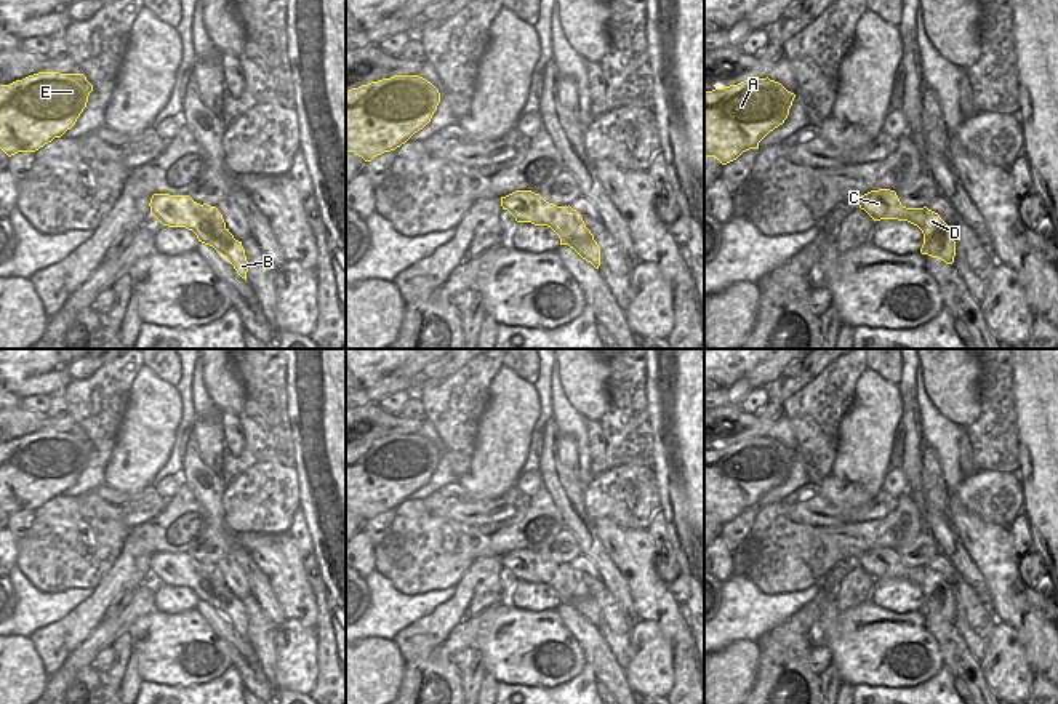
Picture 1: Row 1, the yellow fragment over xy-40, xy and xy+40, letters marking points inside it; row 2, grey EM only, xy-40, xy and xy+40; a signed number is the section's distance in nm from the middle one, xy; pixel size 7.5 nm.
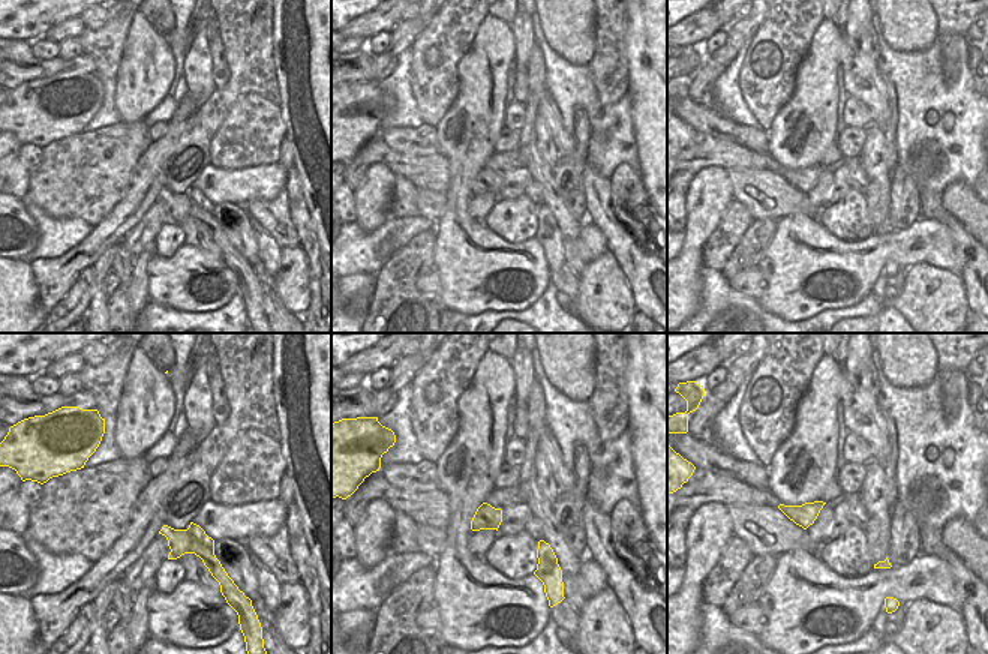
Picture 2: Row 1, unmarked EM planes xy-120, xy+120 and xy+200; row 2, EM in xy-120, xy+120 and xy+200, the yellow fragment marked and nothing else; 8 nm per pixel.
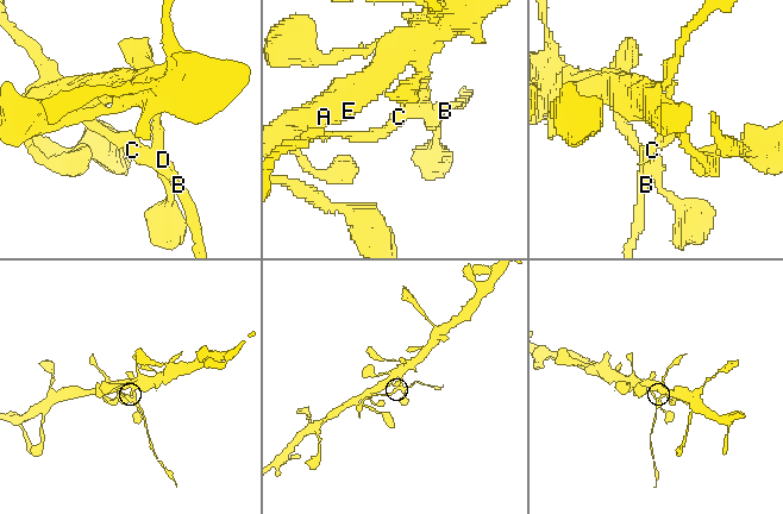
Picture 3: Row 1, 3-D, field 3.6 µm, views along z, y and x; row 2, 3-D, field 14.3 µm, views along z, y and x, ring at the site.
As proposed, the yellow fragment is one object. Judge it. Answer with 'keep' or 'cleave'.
cleave

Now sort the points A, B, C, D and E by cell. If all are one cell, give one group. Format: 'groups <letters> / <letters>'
groups A D E / B C

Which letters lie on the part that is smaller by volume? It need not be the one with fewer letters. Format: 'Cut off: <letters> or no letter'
Cut off: B, C

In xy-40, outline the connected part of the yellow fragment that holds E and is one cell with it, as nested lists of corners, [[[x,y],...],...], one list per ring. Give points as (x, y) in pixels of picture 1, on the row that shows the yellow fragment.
[[[38,72],[10,85],[0,85],[0,149],[8,155],[35,152],[70,130],[93,85],[83,74]]]

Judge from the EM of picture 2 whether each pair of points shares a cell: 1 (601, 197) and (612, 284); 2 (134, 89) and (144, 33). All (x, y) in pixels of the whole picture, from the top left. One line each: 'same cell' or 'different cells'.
1: different cells
2: same cell

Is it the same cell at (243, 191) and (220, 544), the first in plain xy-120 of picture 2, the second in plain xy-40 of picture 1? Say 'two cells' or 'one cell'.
one cell

